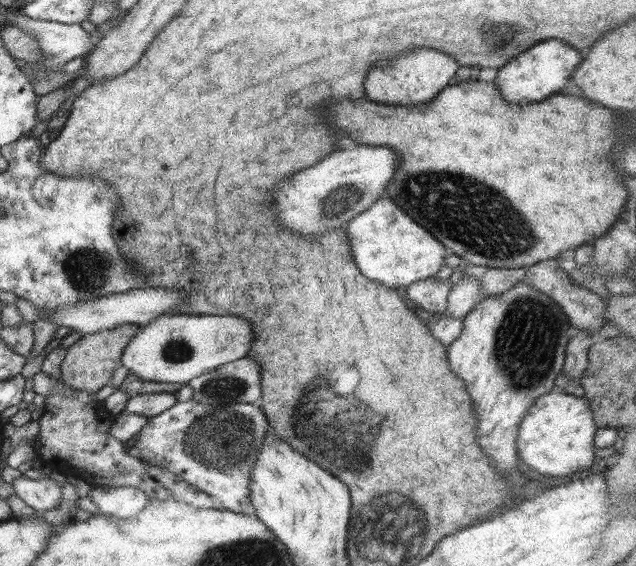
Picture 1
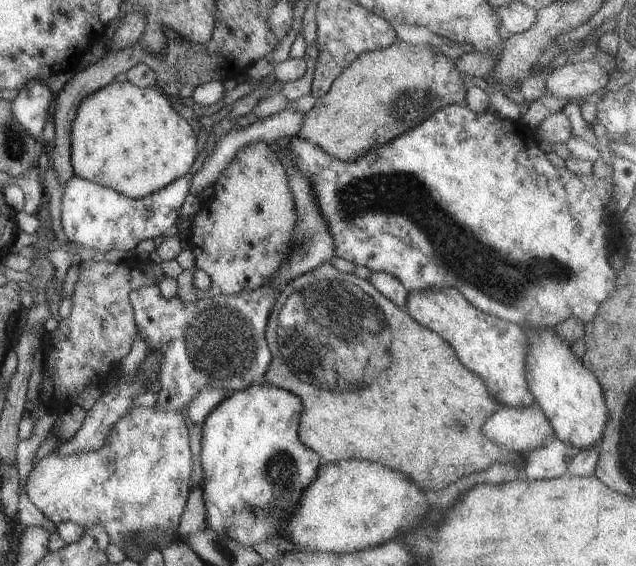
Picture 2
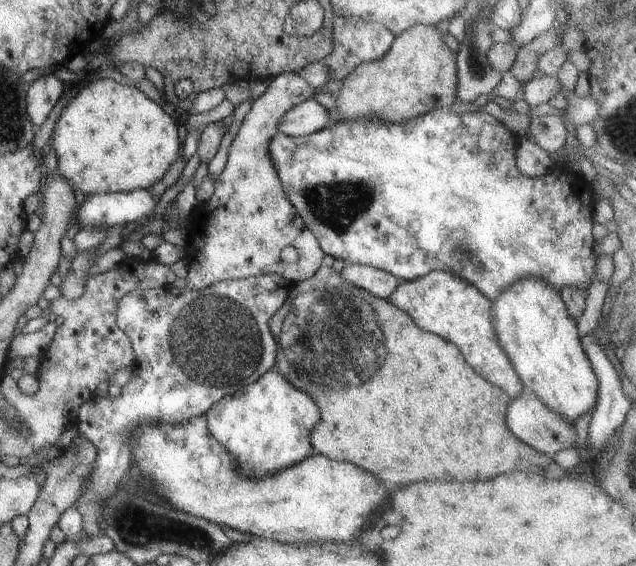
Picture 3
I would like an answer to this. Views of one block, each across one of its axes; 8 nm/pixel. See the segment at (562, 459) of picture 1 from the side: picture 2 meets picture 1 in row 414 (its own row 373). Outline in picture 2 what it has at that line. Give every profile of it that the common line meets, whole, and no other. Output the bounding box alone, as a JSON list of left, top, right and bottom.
[526,328,608,452]

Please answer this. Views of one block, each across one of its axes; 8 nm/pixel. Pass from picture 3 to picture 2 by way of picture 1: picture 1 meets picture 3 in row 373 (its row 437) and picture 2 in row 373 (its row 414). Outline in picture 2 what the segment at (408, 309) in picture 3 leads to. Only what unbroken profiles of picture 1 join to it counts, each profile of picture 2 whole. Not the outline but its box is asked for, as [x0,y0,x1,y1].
[406,288,536,408]

